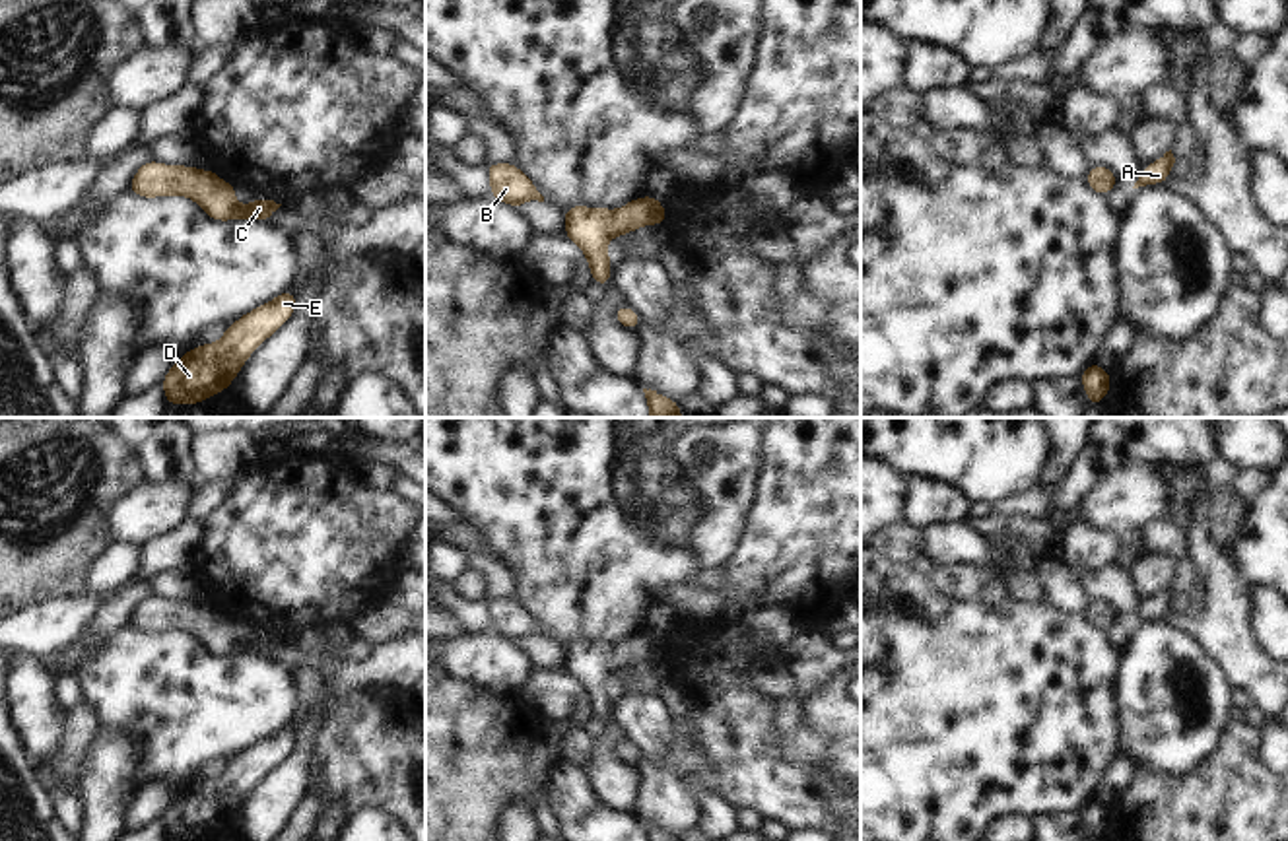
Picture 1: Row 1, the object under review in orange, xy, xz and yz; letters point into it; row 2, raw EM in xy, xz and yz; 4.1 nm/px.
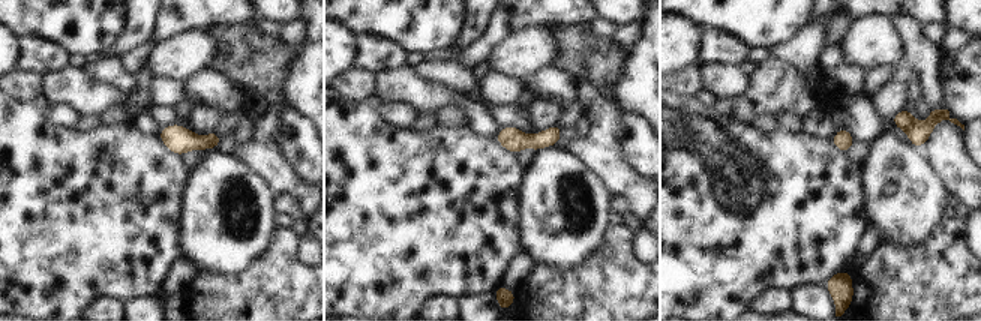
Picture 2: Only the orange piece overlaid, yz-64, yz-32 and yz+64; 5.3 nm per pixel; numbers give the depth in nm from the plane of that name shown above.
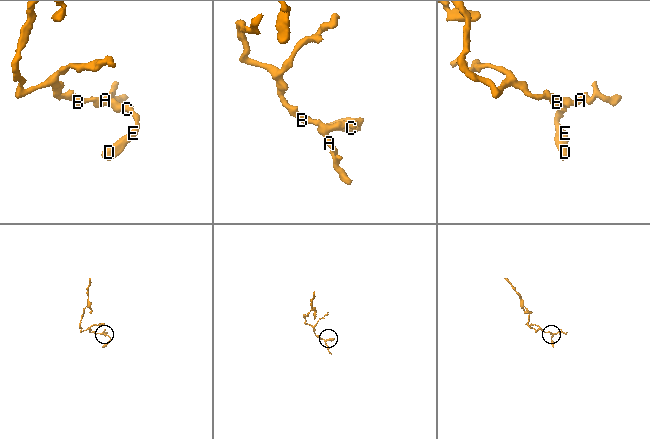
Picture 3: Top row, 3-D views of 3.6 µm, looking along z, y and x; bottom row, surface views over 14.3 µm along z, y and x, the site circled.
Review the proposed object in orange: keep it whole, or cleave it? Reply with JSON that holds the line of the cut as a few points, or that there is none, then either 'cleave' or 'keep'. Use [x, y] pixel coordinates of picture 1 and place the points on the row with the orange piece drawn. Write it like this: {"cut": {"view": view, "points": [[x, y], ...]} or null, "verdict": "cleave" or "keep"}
{"cut": null, "verdict": "keep"}

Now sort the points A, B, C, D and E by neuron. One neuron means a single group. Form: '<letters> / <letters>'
A B C D E

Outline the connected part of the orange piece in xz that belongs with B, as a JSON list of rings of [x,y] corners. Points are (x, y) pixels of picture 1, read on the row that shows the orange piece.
[[[486,163],[490,179],[490,196],[517,210],[525,202],[544,202],[544,196],[515,163]]]

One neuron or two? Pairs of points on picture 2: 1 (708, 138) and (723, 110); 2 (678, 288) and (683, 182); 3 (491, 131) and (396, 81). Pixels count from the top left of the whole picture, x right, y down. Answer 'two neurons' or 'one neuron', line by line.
1: two neurons
2: one neuron
3: one neuron

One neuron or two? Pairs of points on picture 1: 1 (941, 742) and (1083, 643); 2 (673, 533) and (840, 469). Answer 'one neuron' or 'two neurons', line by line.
1: one neuron
2: two neurons

